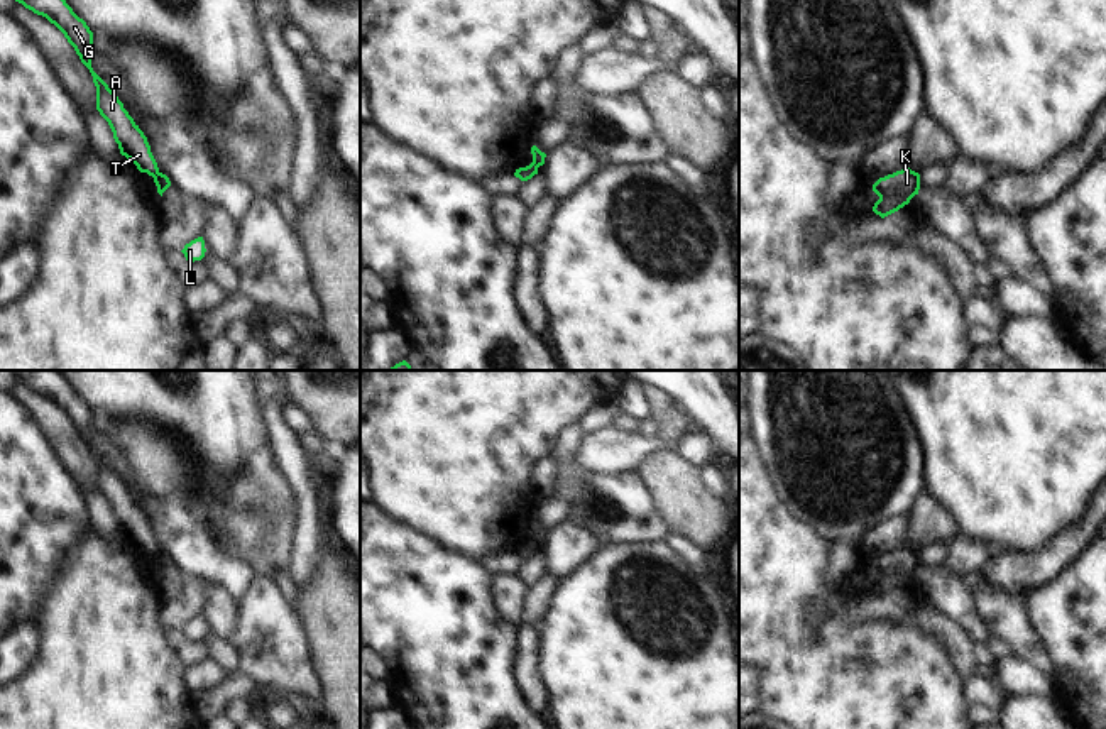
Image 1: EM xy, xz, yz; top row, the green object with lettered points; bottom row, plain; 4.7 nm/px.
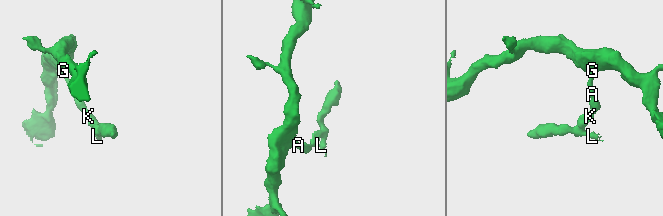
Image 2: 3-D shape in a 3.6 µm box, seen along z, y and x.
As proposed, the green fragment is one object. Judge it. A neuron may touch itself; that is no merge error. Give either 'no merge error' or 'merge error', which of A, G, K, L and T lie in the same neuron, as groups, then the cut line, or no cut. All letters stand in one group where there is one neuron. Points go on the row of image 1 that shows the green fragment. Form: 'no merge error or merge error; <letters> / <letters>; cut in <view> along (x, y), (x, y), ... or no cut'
merge error; A G T / K L; cut in xz along (533, 161), (538, 166)

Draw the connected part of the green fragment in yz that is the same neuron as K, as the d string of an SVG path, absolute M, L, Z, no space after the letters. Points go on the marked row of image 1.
M910 167L879 178L873 184L873 191L879 196L873 206L873 211L884 218L908 205L910 200L918 195L918 189L920 174Z

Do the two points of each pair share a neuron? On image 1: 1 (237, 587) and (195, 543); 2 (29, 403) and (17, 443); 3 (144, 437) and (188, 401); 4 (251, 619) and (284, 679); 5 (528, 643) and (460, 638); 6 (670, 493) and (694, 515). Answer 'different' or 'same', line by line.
1: same
2: different
3: different
4: same
5: different
6: same

